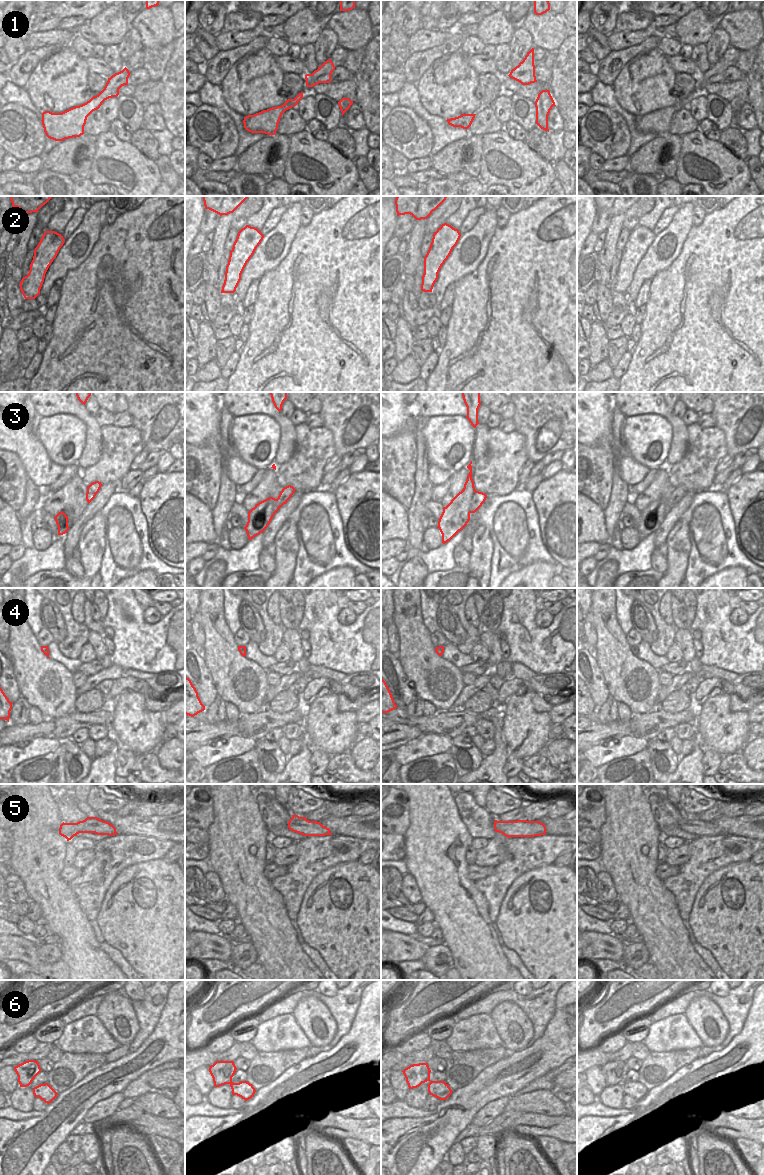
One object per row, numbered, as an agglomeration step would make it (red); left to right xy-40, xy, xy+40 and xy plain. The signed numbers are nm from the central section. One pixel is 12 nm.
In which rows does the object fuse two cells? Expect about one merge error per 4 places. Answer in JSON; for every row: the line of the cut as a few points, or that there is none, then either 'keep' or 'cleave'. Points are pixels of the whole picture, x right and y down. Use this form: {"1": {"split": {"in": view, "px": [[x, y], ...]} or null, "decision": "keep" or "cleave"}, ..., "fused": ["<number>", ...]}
{"1": {"split": null, "decision": "keep"}, "2": {"split": null, "decision": "keep"}, "3": {"split": {"in": "xy+40", "px": [[476, 491], [472, 498], [470, 512]]}, "decision": "cleave"}, "4": {"split": null, "decision": "keep"}, "5": {"split": null, "decision": "keep"}, "6": {"split": {"in": "xy", "px": [[233, 1083], [230, 1084]]}, "decision": "cleave"}, "fused": ["3", "6"]}

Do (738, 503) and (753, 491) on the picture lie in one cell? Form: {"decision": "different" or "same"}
{"decision": "same"}

